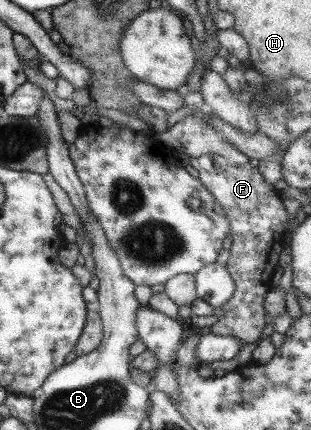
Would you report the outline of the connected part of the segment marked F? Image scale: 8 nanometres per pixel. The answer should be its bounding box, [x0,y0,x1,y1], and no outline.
[152,116,286,344]

